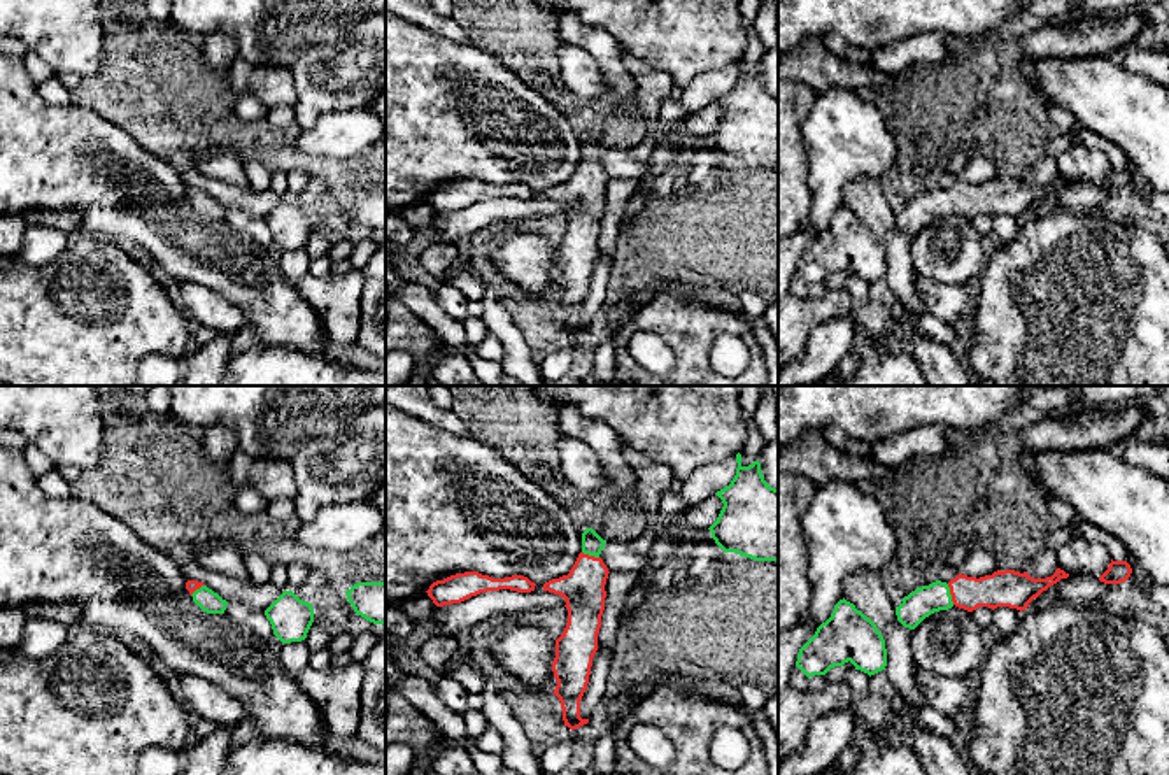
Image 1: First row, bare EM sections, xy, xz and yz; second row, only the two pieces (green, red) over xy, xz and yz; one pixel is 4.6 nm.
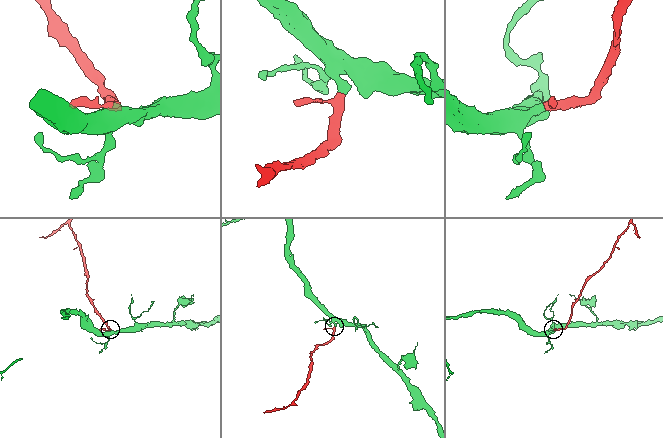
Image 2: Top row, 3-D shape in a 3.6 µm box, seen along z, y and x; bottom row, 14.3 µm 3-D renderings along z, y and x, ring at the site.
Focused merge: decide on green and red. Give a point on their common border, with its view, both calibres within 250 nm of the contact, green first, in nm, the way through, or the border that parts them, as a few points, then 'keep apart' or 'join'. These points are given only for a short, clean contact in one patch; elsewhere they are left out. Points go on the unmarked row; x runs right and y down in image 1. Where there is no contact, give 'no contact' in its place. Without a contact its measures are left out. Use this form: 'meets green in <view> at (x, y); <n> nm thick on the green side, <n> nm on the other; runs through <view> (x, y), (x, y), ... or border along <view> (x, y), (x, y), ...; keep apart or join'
meets green in yz at (950, 202); 140 nm thick on the green side, 160 nm on the other; runs through yz (926, 207), (950, 202), (1001, 195); join

